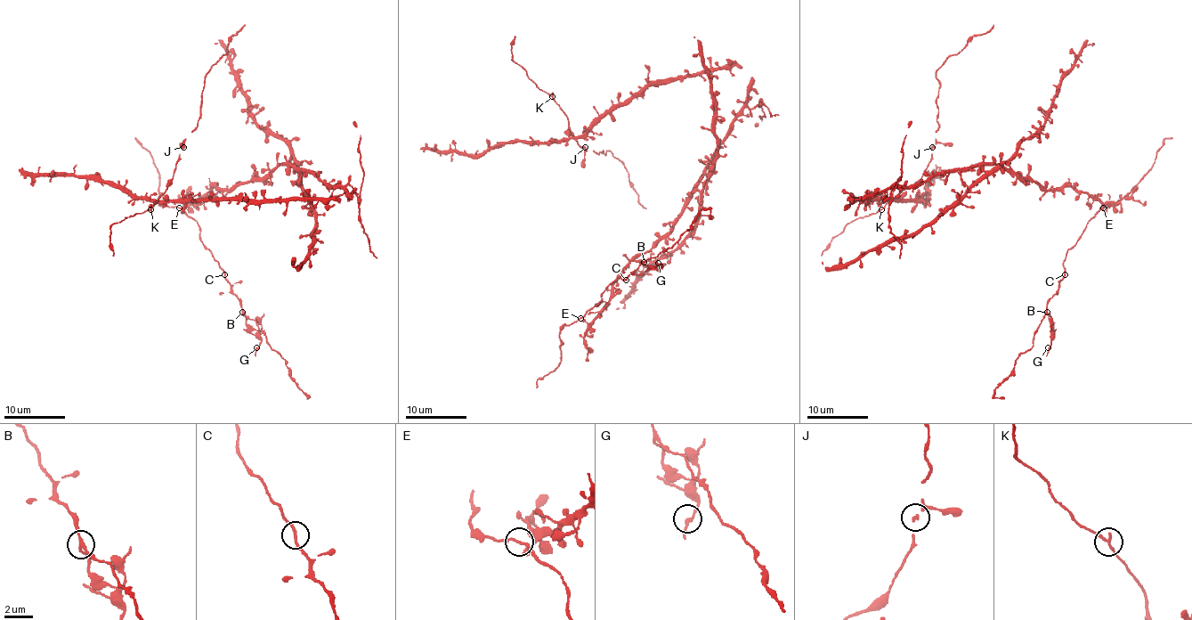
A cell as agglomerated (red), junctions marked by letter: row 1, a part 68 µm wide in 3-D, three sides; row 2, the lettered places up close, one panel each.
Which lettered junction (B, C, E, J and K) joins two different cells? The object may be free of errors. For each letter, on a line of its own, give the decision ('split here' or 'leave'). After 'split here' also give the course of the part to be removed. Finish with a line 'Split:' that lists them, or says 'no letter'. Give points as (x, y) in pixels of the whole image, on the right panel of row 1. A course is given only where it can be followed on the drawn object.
B: split here | (1046, 313), (1052, 323), (1046, 356)
C: leave
E: leave
J: leave
K: leave
Split: B

